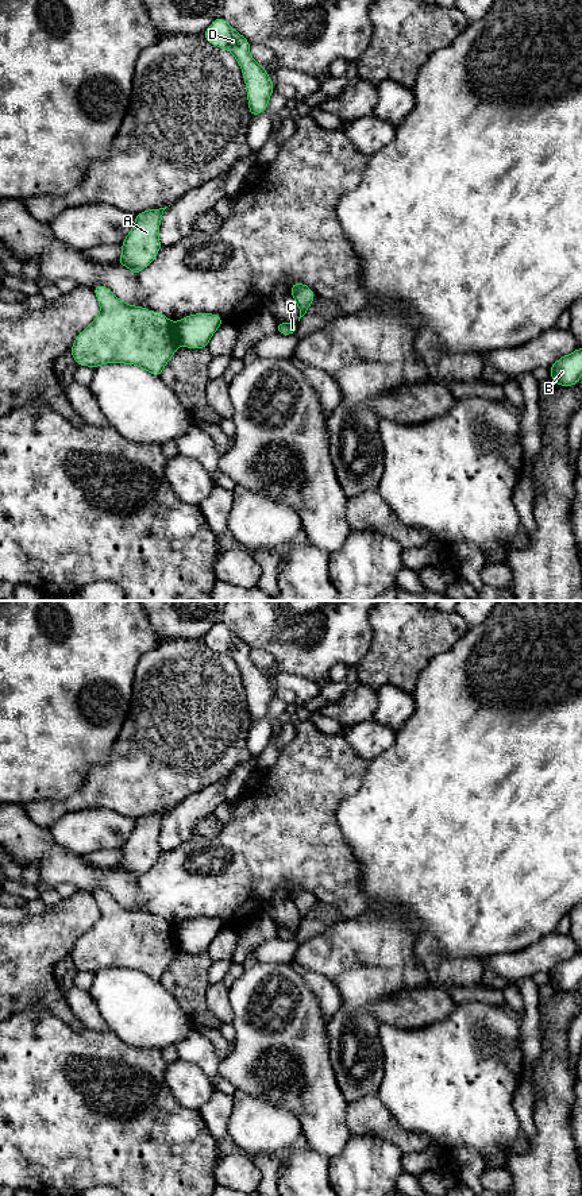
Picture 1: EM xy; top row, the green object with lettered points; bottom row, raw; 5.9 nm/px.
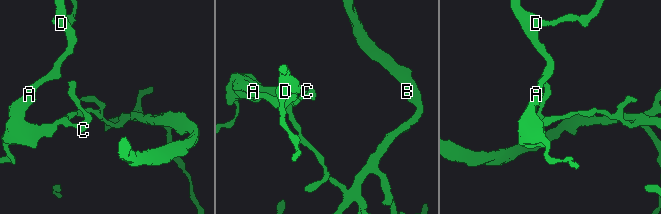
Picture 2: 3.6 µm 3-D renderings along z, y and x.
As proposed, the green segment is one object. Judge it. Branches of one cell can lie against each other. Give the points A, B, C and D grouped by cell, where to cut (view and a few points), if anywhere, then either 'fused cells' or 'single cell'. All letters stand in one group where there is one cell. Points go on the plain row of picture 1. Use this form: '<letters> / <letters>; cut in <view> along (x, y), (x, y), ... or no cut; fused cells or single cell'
A D / B C; cut in xy along (173, 928), (178, 949); fused cells

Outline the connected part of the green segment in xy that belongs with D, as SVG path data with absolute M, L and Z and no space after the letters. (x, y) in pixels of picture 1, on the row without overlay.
M220 621L211 628L203 641L212 651L226 653L236 663L243 678L251 721L265 717L274 690L267 676L251 661L251 648Z

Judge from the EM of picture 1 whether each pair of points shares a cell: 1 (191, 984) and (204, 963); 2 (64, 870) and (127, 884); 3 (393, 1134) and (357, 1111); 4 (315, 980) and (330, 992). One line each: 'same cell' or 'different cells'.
1: same cell
2: same cell
3: same cell
4: same cell

